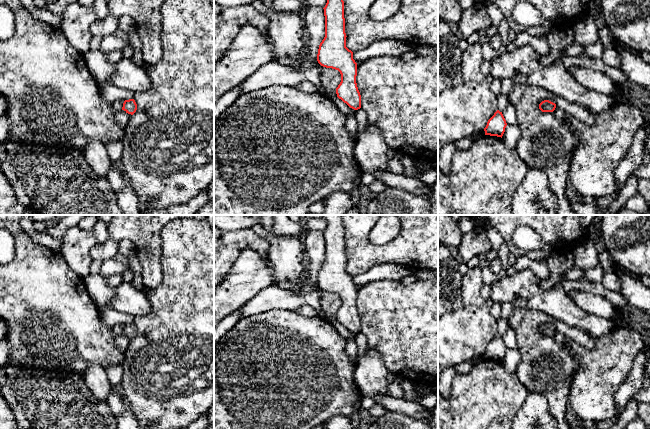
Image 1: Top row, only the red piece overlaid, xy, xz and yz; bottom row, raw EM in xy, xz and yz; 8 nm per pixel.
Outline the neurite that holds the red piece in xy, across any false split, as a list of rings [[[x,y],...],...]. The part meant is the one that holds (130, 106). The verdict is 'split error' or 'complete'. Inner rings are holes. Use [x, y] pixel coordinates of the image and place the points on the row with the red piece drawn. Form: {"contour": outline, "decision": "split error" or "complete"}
{"contour": [[[134,99],[125,100],[122,110],[126,113],[133,115],[137,110],[137,104]]], "decision": "complete"}

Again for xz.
{"contour": [[[327,0],[323,9],[325,37],[319,45],[317,61],[323,67],[340,72],[337,97],[350,108],[358,110],[361,108],[361,95],[356,83],[357,63],[353,52],[346,47],[344,1]]], "decision": "complete"}

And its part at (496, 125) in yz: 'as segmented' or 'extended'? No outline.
as segmented

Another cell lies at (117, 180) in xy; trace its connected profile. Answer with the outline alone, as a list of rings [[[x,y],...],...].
[[[113,166],[108,172],[107,180],[116,194],[122,191],[127,184],[125,175]]]

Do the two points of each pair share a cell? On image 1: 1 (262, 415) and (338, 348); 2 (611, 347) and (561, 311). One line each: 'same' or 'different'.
1: same
2: different

